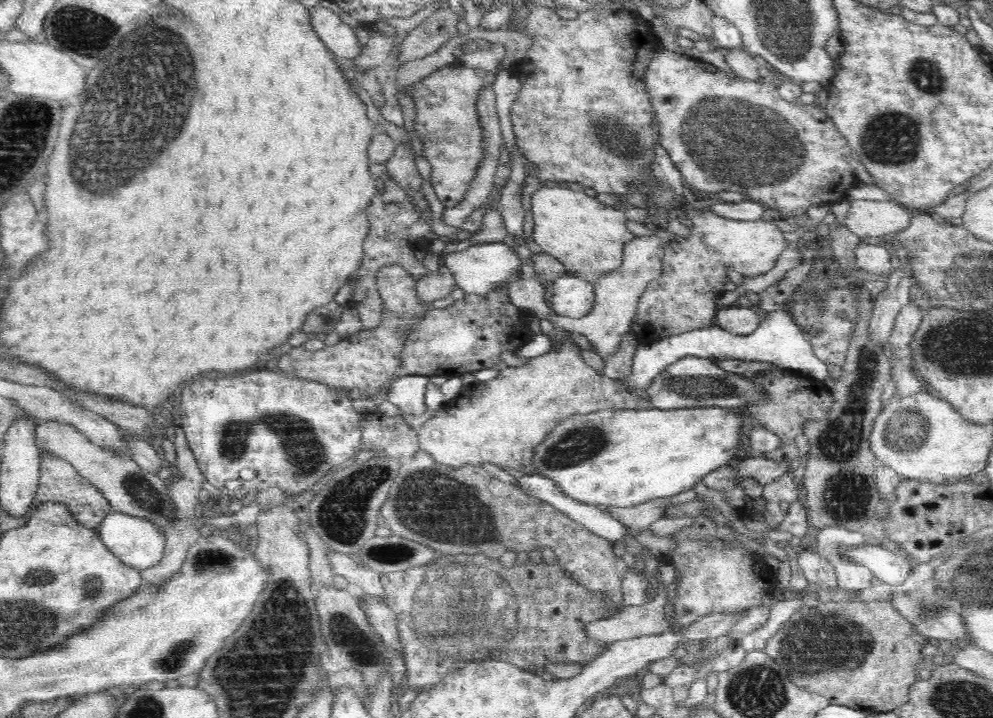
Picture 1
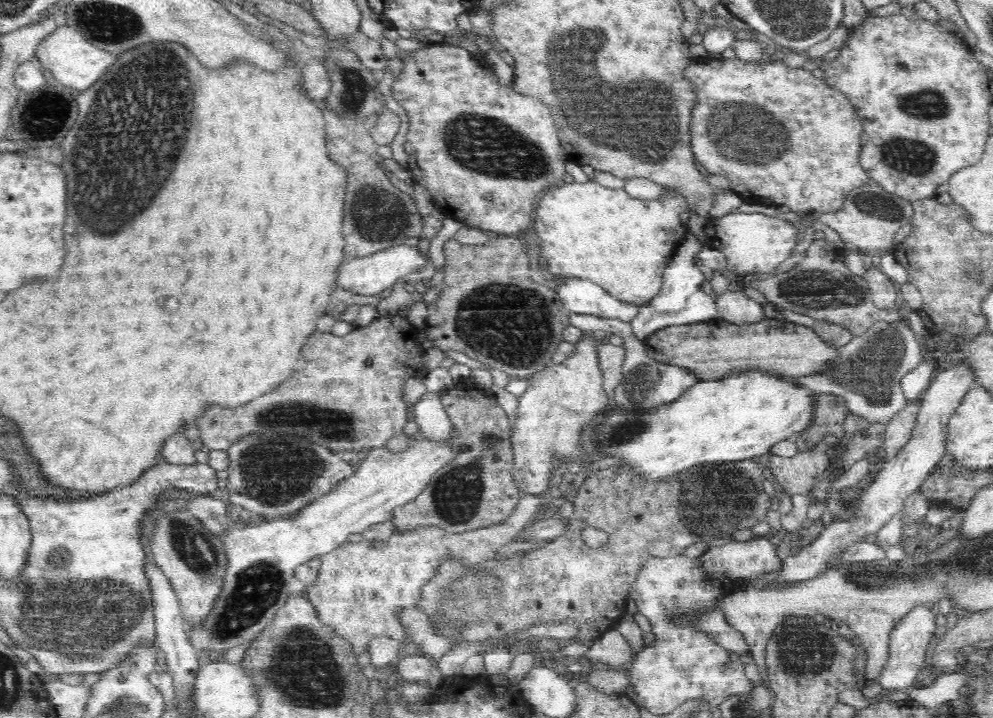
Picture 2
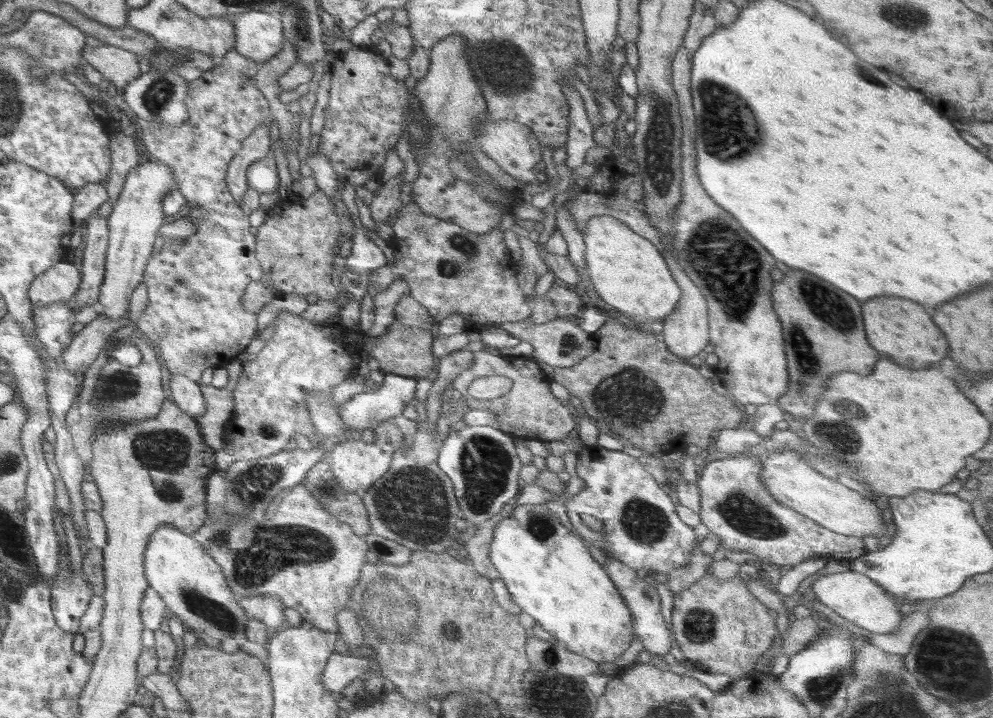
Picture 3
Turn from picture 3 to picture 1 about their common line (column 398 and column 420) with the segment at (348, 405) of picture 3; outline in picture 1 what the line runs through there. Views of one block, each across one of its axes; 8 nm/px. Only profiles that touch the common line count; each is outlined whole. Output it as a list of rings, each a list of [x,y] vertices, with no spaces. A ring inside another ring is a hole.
[[[426,375],[399,376],[388,390],[388,401],[402,410],[402,413],[421,415],[427,410],[427,383]]]

